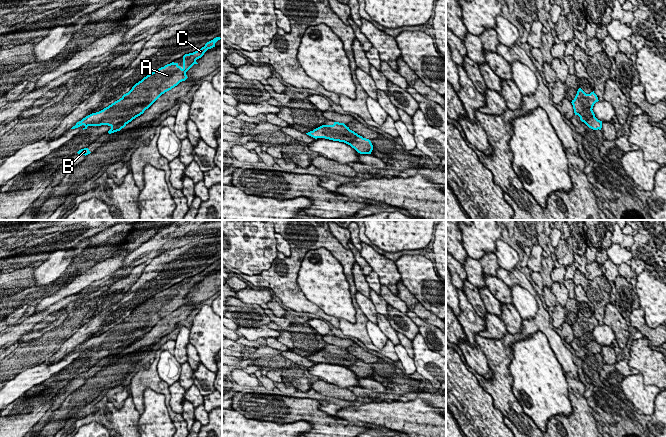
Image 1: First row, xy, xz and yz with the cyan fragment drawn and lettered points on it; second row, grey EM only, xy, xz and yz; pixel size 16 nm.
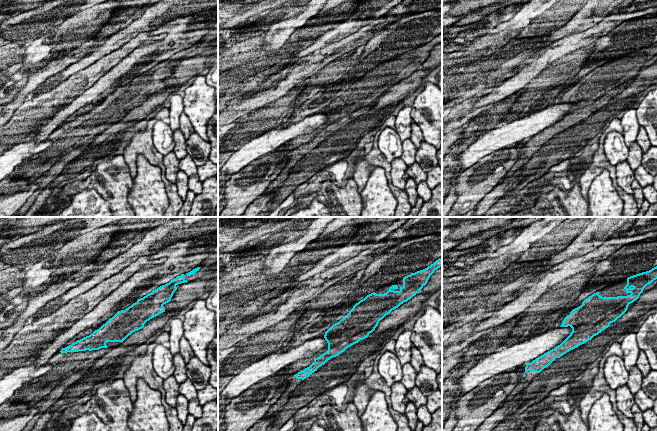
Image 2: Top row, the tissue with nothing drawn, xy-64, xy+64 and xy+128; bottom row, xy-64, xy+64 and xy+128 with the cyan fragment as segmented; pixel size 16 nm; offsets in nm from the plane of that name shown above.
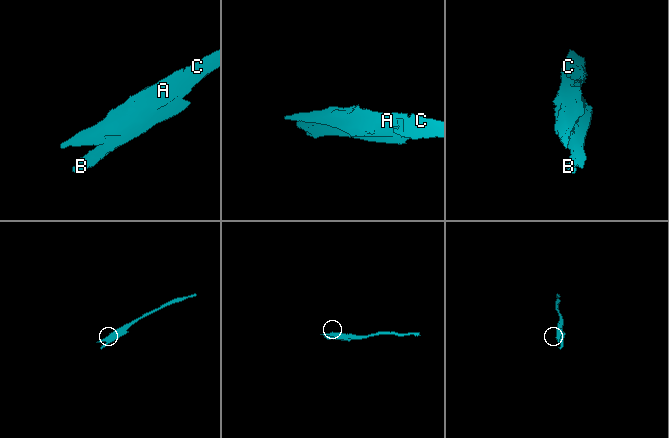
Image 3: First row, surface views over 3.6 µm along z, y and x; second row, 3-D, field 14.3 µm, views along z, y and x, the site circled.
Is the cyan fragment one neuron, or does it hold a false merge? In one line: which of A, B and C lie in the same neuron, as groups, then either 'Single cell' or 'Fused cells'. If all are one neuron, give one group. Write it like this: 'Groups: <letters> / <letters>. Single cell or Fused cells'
Groups: A C / B. Fused cells

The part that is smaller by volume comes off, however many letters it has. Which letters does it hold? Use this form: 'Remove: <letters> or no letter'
Remove: B

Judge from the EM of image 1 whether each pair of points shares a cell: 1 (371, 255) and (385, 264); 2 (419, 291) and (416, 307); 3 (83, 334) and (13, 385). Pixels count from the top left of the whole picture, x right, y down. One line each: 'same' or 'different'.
1: same
2: different
3: different

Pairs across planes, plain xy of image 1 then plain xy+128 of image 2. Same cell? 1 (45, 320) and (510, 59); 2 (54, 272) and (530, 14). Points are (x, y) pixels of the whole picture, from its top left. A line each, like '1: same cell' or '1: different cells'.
1: different cells
2: same cell

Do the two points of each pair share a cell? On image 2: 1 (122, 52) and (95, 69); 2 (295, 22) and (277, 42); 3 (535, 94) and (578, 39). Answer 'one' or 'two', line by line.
1: one
2: one
3: two

